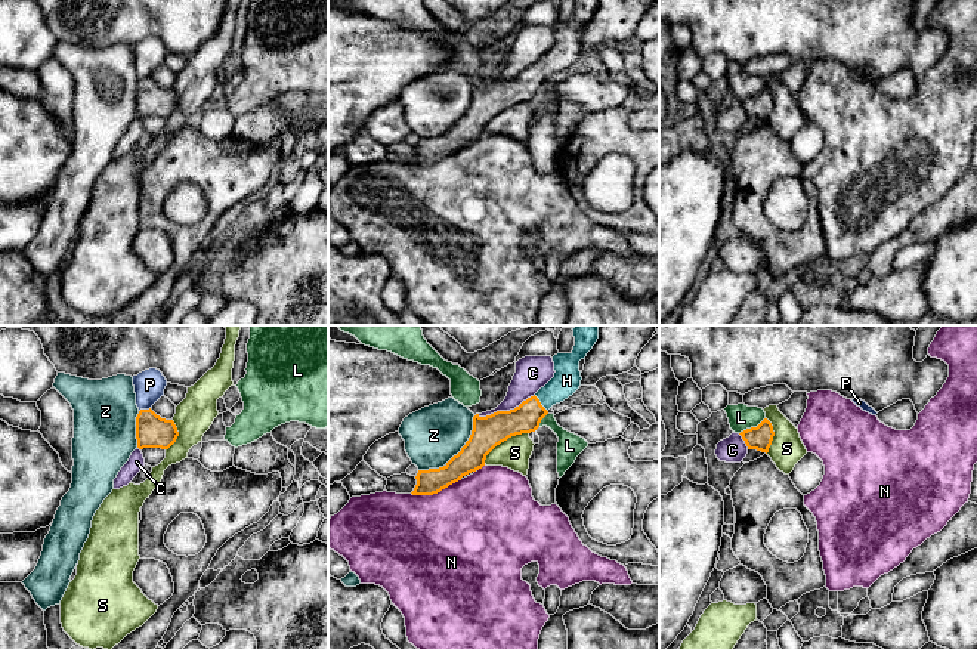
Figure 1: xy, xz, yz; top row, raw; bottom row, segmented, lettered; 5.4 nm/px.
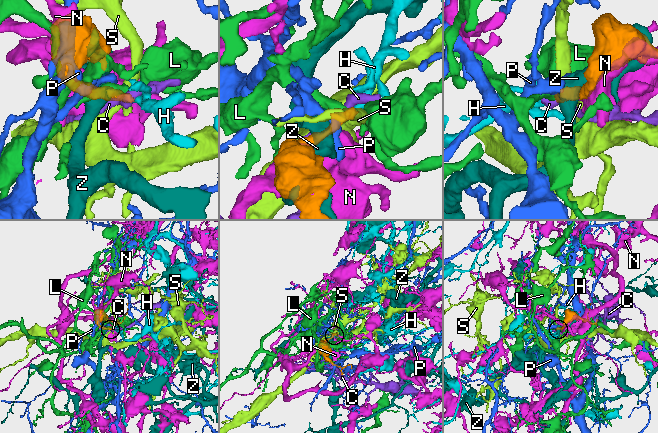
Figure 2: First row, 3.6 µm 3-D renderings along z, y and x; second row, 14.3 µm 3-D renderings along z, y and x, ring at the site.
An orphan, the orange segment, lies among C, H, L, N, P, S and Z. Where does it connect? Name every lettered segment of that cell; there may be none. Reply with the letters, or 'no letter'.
H

